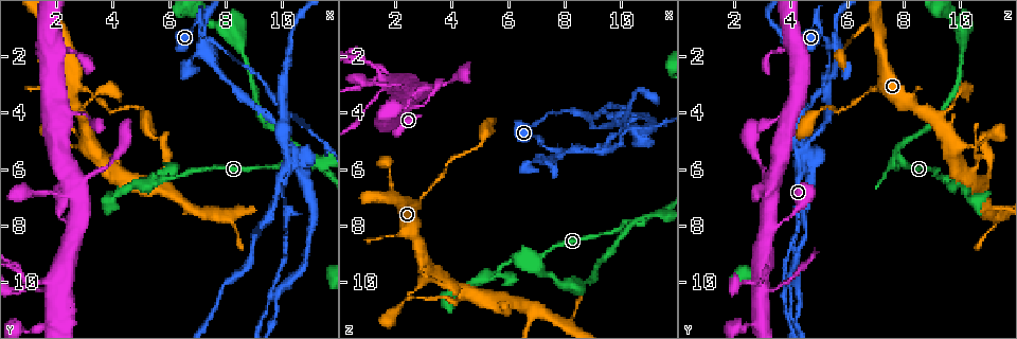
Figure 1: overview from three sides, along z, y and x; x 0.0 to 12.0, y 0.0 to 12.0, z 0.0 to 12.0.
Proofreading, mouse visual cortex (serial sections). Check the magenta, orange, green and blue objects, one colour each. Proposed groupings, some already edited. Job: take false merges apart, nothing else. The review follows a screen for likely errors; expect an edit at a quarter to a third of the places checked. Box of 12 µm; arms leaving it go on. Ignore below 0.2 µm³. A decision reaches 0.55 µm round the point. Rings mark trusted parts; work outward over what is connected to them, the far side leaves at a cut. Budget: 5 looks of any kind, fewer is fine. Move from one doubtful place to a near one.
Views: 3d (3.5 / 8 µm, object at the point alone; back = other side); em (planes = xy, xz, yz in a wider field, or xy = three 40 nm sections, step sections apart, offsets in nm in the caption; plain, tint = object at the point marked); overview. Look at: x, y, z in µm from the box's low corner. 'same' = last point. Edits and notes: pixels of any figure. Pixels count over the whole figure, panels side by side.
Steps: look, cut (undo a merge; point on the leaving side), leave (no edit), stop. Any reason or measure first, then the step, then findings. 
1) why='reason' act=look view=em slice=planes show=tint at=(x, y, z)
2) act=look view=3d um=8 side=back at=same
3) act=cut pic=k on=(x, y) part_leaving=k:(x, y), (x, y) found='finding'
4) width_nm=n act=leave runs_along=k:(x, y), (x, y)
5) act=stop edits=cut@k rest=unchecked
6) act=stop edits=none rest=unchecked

why='calibre changes' act=look view=3d um=3.5 at=(1.3, 10.3, 3.4)

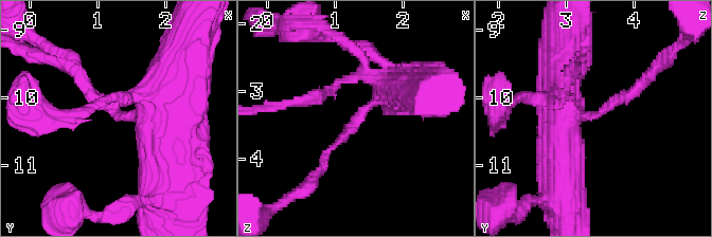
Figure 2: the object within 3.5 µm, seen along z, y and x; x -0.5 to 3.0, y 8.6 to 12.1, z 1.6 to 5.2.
arm_widths_nm=150,500 why='shape alone is not enough' act=look view=em slice=xy step=1 show=tint at=(1.30, 10.25, 3.45)

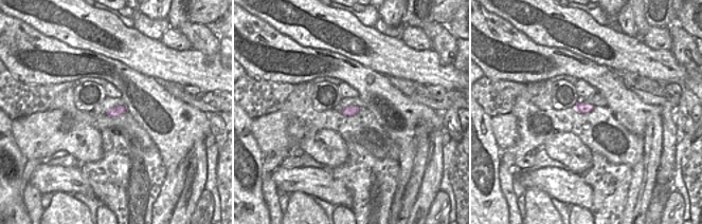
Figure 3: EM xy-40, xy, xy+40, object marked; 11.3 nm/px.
act=leave found='continuous, no second cell'

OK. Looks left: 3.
why='thick turns thin' act=look view=3d um=8 at=(3.0, 3.1, 6.8)

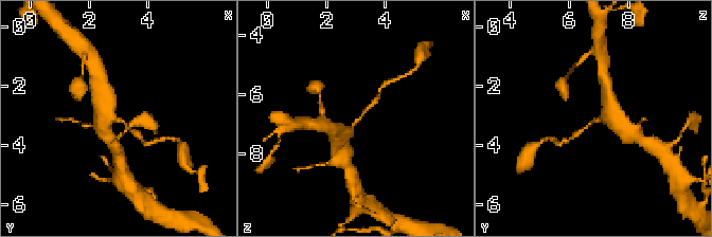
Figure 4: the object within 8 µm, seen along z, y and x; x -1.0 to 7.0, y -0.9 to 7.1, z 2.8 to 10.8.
arm_widths_nm=150,450 act=look view=em slice=xy step=2 show=tint at=(3.1, 3.1, 6.8)

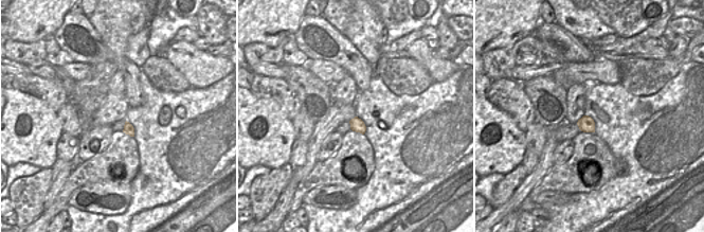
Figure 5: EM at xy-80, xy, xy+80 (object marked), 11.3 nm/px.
act=cut pic=4 on=(137, 133) part_leaving=4:(125, 124), (144, 144), (148, 144) found='a second cell is stuck on'

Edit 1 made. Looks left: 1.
act=stop edits=cut@4 rest=unchecked

